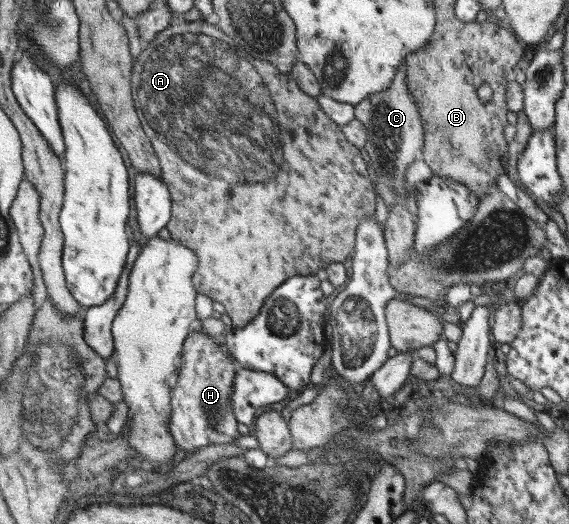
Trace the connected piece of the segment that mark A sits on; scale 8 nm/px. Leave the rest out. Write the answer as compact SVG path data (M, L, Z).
M186 19L172 22L166 30L148 42L148 45L143 46L135 60L133 87L136 109L142 119L143 128L155 146L163 169L162 179L168 185L171 194L172 220L167 226L170 236L178 243L184 243L184 246L196 251L196 255L200 255L200 269L195 275L195 287L198 293L225 306L226 313L234 321L234 328L242 330L252 319L256 319L264 303L283 286L284 282L288 281L288 278L314 276L318 269L326 270L331 263L345 262L352 253L355 253L360 225L367 218L372 218L378 207L379 195L376 194L375 185L370 179L372 170L369 163L364 161L360 148L350 143L344 135L343 126L332 120L320 106L318 99L304 92L291 74L280 71L270 61L256 59L250 55L218 25L206 23L206 20L202 19L196 21Z

